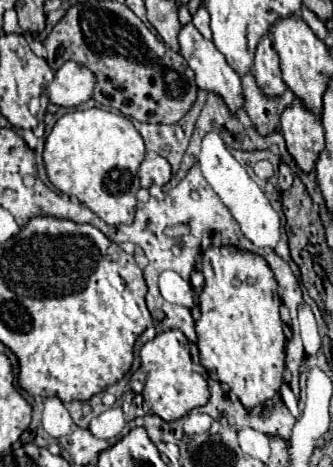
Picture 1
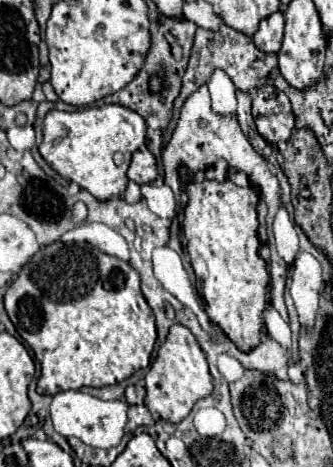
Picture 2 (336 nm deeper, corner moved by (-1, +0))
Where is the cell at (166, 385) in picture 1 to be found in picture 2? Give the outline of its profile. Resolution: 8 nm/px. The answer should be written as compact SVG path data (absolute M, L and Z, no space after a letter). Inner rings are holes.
M173 325L169 329L165 343L157 351L157 359L153 361L149 373L145 375L145 389L147 389L145 397L147 409L151 413L159 413L159 417L169 423L183 421L189 415L195 401L211 395L213 377L209 373L205 353L199 347L195 335L187 327Z

